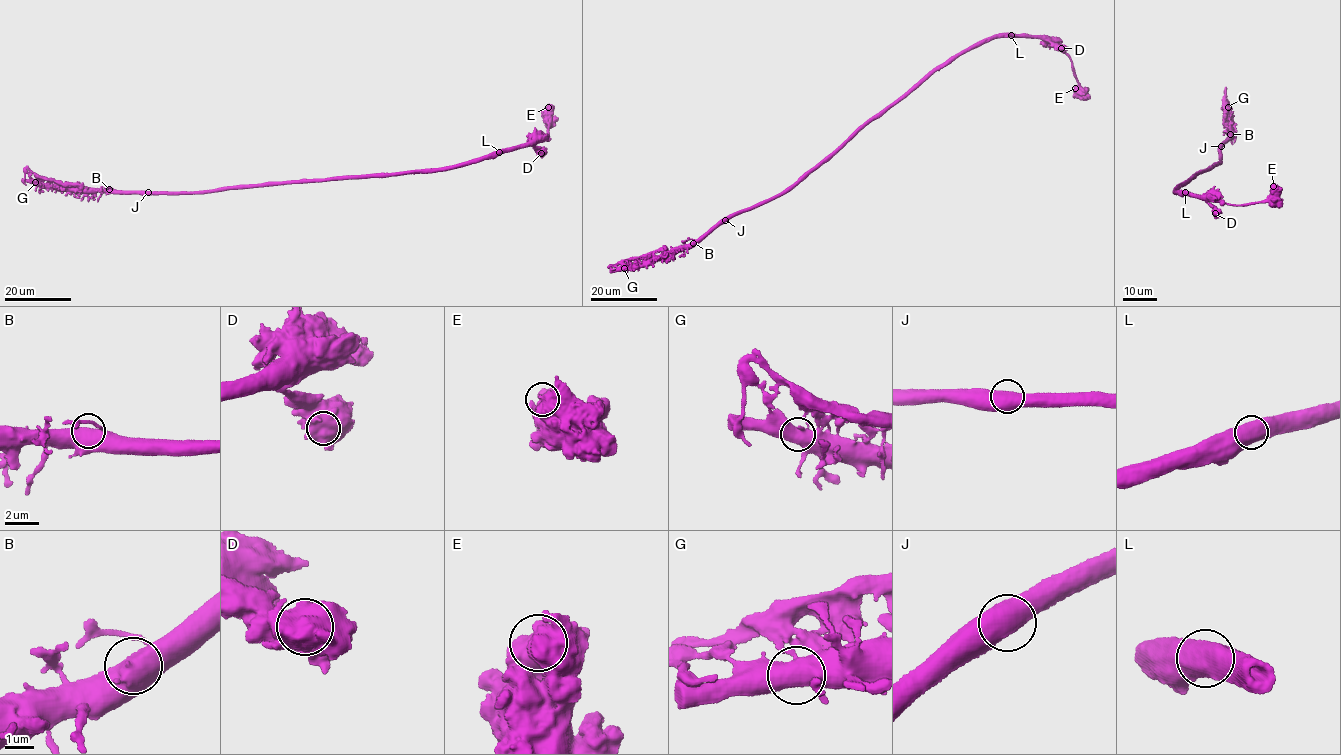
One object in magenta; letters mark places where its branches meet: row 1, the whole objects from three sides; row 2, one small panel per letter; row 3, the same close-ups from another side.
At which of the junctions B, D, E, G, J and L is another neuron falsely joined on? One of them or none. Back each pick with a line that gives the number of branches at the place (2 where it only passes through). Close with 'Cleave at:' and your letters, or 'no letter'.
Cleave at: no letter

